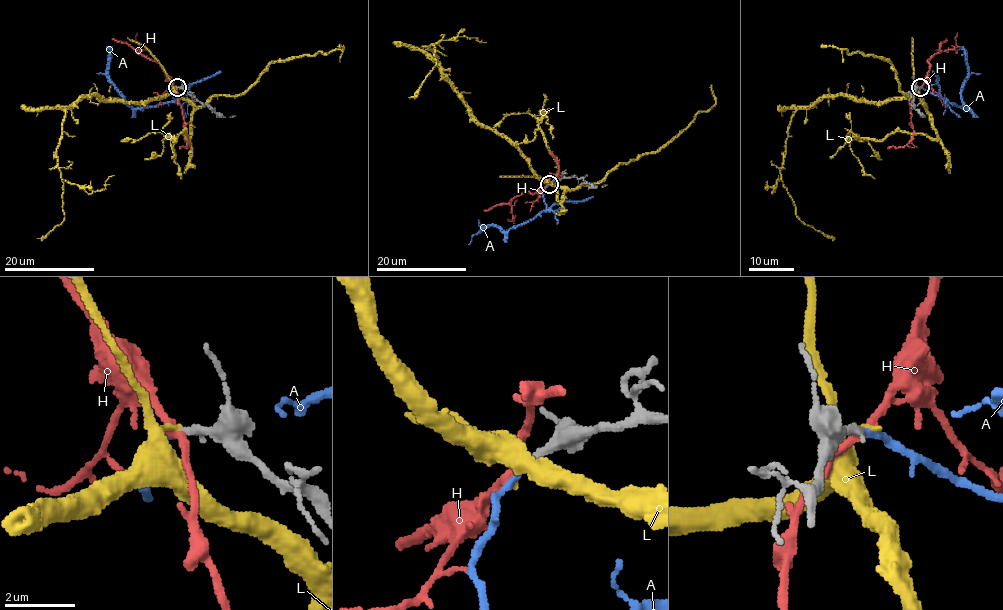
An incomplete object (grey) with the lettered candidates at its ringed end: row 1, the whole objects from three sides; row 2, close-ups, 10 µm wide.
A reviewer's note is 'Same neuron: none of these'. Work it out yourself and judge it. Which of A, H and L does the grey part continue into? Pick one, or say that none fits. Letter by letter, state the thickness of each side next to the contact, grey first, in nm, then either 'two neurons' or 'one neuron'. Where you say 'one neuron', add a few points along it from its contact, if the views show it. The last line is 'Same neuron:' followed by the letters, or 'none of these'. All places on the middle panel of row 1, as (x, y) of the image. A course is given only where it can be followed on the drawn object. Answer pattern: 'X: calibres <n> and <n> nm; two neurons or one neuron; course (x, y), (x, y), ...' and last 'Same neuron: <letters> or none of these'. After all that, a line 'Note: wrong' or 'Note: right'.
A: calibres 240 and 190 nm; one neuron; course (549, 185), (543, 194), (544, 209), (532, 218), (504, 232), (497, 225), (487, 225), (480, 232), (478, 220)
H: calibres 240 and 240 nm; two neurons
L: calibres 240 and 140 nm; two neurons
Same neuron: A
Note: wrong

